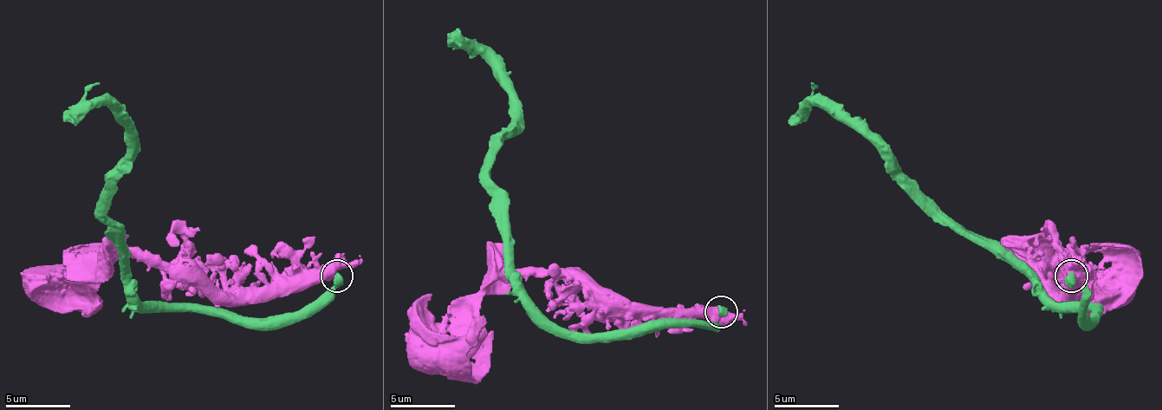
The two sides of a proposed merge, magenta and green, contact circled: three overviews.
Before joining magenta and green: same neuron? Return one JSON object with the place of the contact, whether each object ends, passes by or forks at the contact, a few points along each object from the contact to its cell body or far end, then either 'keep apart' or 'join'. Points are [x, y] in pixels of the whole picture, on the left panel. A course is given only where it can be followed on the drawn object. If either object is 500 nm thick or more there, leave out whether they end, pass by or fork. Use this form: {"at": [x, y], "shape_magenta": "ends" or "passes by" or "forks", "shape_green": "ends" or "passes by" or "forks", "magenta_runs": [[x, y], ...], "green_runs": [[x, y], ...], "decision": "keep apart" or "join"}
{"at": [336, 276], "magenta_runs": [[334, 275], [223, 291], [188, 269], [110, 256], [45, 288]], "green_runs": [[337, 275], [334, 291], [272, 317], [149, 308], [107, 213], [126, 126], [103, 102], [64, 122]], "decision": "keep apart"}

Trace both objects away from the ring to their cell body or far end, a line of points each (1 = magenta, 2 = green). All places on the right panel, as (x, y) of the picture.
1: (1072, 275), (1065, 291), (1033, 265), (1036, 256), (1049, 258), (1065, 275), (1085, 278), (1098, 291), (1104, 288)
2: (1072, 275), (1088, 317), (1094, 310), (1062, 308), (955, 230), (821, 102), (792, 122)

